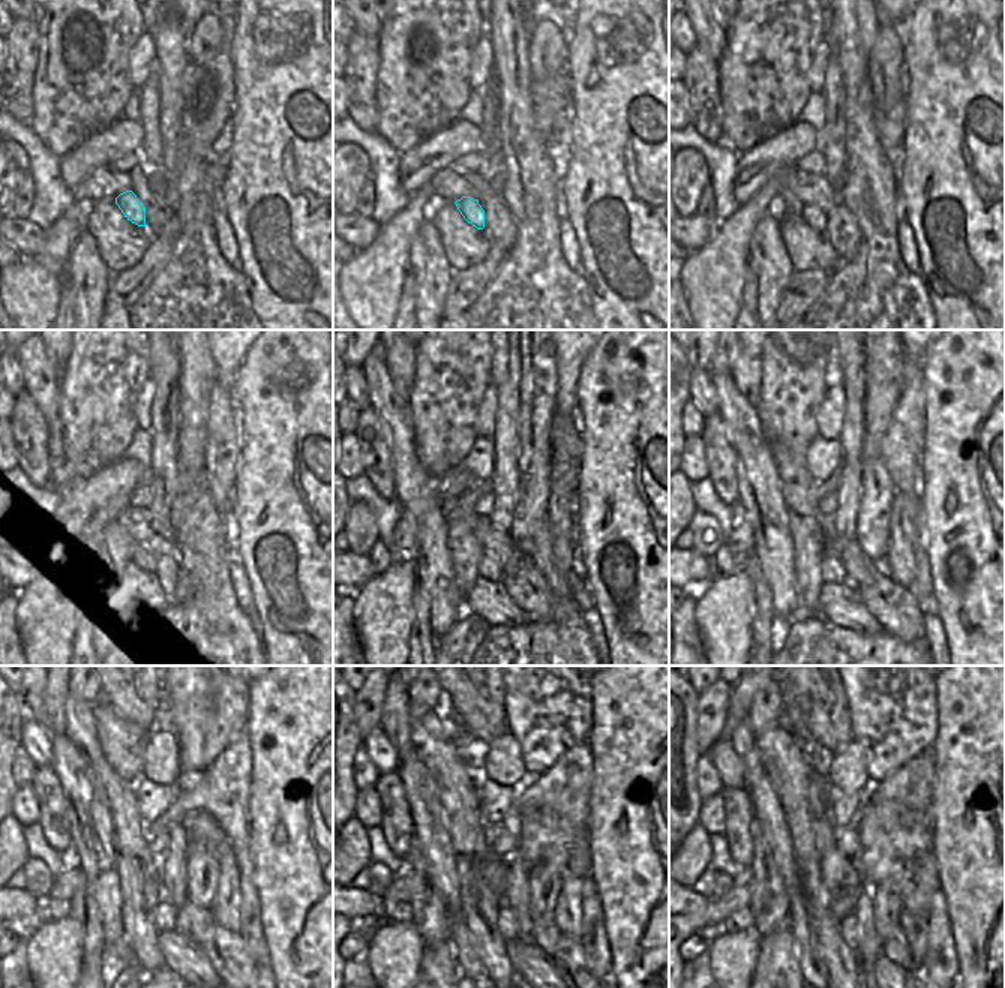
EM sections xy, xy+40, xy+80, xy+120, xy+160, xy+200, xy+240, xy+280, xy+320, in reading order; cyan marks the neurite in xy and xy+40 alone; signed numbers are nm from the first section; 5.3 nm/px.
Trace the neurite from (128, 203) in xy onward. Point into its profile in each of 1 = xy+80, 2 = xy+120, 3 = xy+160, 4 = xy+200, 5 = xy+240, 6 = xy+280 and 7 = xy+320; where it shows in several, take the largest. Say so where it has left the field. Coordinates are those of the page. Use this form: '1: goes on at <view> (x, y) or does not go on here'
1: goes on at xy+80 (812, 215)
2: goes on at xy+120 (144, 558)
3: goes on at xy+160 (489, 567)
4: goes on at xy+200 (831, 570)
5: goes on at xy+240 (165, 913)
6: goes on at xy+280 (513, 927)
7: goes on at xy+320 (852, 931)

